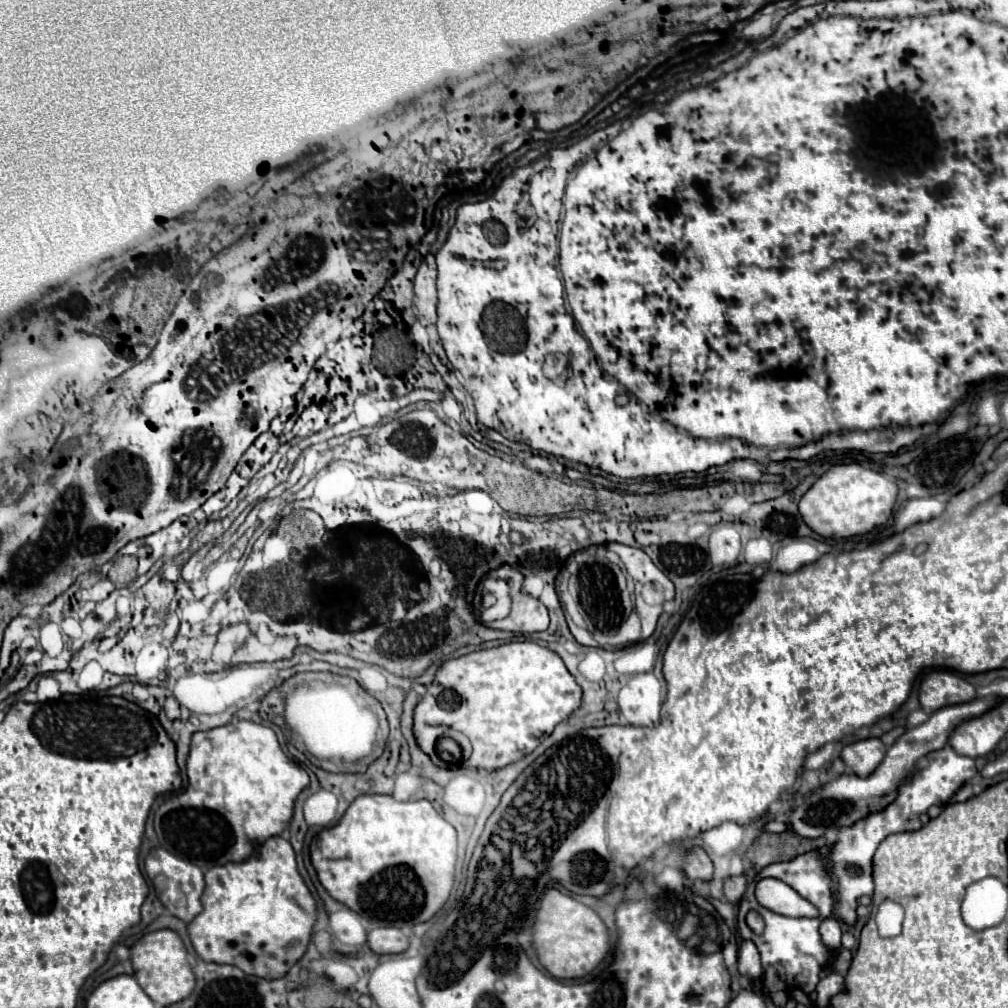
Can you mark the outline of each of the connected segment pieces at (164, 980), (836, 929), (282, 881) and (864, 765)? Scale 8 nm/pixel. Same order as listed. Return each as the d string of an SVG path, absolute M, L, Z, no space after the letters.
M158 929L148 935L144 935L140 941L136 941L130 949L130 961L134 967L134 977L138 985L146 991L146 995L162 1005L168 1007L176 1001L186 999L194 989L194 973L190 965L186 963L186 949L180 941L180 937L170 929Z
M828 917L820 923L820 937L824 941L824 945L828 945L828 949L838 949L840 947L840 937L842 937L842 929L840 929L840 921L834 917Z
M270 837L256 845L248 859L208 869L204 873L204 881L206 887L200 897L204 909L188 925L188 935L198 957L212 963L230 963L248 975L264 979L284 977L286 971L304 955L312 935L312 925L316 921L316 901L296 869L292 845L282 837Z
M876 737L850 743L840 753L850 773L856 773L860 777L868 777L880 765L884 755L886 755L886 745Z

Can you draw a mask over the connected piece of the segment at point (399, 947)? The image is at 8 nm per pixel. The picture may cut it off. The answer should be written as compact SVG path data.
M378 927L368 933L368 945L374 953L402 953L408 949L408 937L396 927Z

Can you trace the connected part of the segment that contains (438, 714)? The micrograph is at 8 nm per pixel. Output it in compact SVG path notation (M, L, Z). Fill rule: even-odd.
M516 641L516 643L494 647L490 653L492 655L484 655L482 649L482 651L462 655L458 659L448 659L436 671L432 685L428 687L426 695L418 701L414 709L412 731L418 747L426 755L432 757L436 741L448 729L454 729L464 733L472 743L472 757L466 761L470 769L488 769L488 771L500 769L532 753L540 745L540 741L554 731L558 723L566 721L568 715L580 707L582 689L554 651L532 641L522 641L522 643Z

